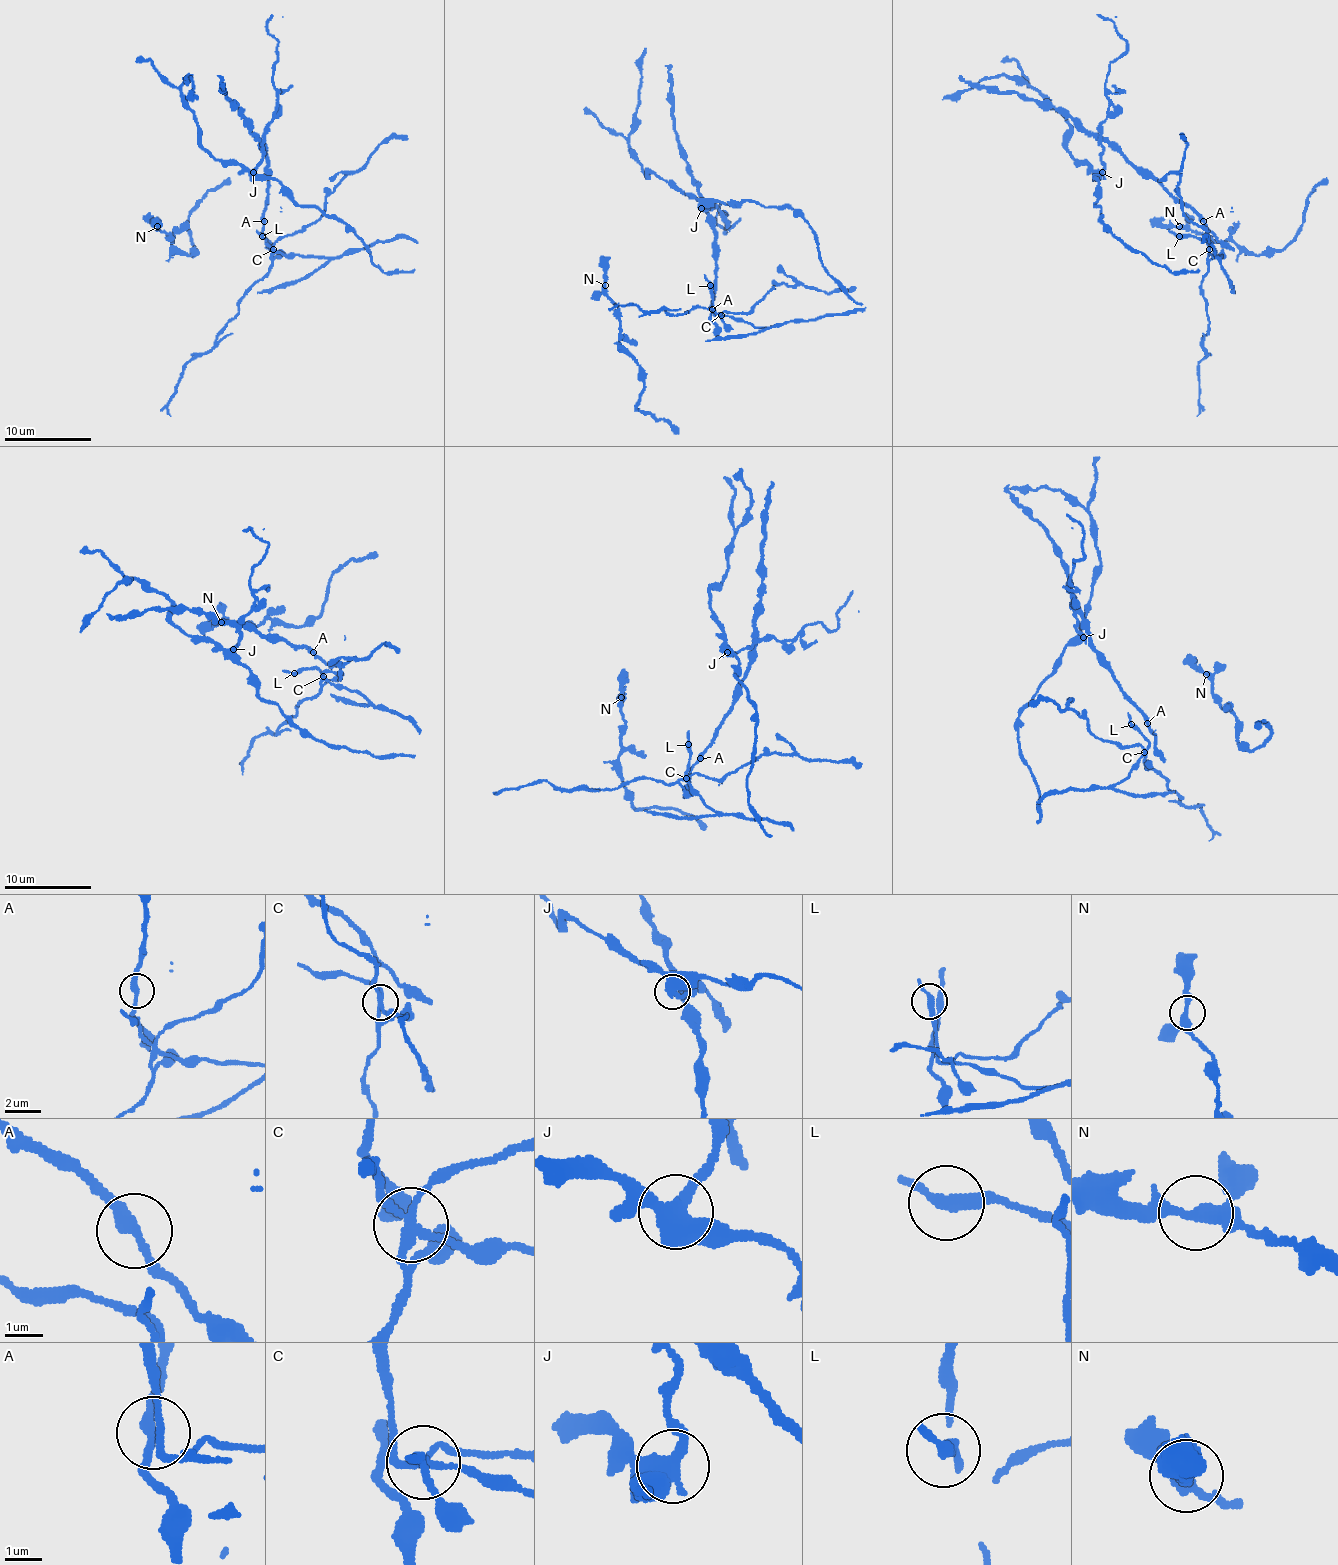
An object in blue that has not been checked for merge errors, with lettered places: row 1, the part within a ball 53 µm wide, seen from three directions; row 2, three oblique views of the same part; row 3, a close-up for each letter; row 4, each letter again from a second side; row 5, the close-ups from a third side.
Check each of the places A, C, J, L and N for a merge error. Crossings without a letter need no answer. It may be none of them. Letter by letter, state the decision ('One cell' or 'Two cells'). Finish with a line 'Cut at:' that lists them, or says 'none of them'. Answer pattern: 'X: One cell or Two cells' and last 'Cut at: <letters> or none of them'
A: Two cells
C: Two cells
J: Two cells
L: One cell
N: One cell
Cut at: A, C, J

